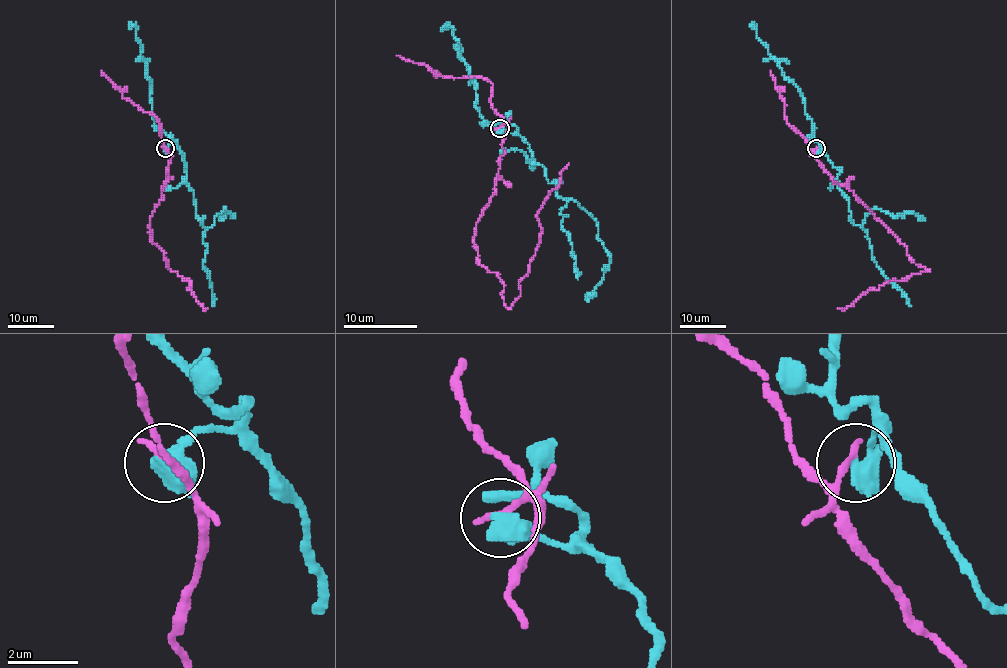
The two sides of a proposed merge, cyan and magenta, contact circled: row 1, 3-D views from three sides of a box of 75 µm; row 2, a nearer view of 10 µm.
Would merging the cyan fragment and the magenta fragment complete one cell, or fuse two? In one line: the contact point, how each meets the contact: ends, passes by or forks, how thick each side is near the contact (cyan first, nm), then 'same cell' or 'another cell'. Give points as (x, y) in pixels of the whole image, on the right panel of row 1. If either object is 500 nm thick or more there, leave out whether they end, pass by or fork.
(816, 148) | 700/220 nm | another cell

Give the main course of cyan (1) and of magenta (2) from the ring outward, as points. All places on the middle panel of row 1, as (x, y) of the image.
1: (500, 128), (528, 144), (533, 165), (544, 168), (566, 202), (561, 215), (568, 216), (561, 226), (578, 278)
2: (500, 128), (507, 126), (504, 153), (474, 248), (504, 285), (507, 307), (539, 242), (537, 213), (568, 163)

